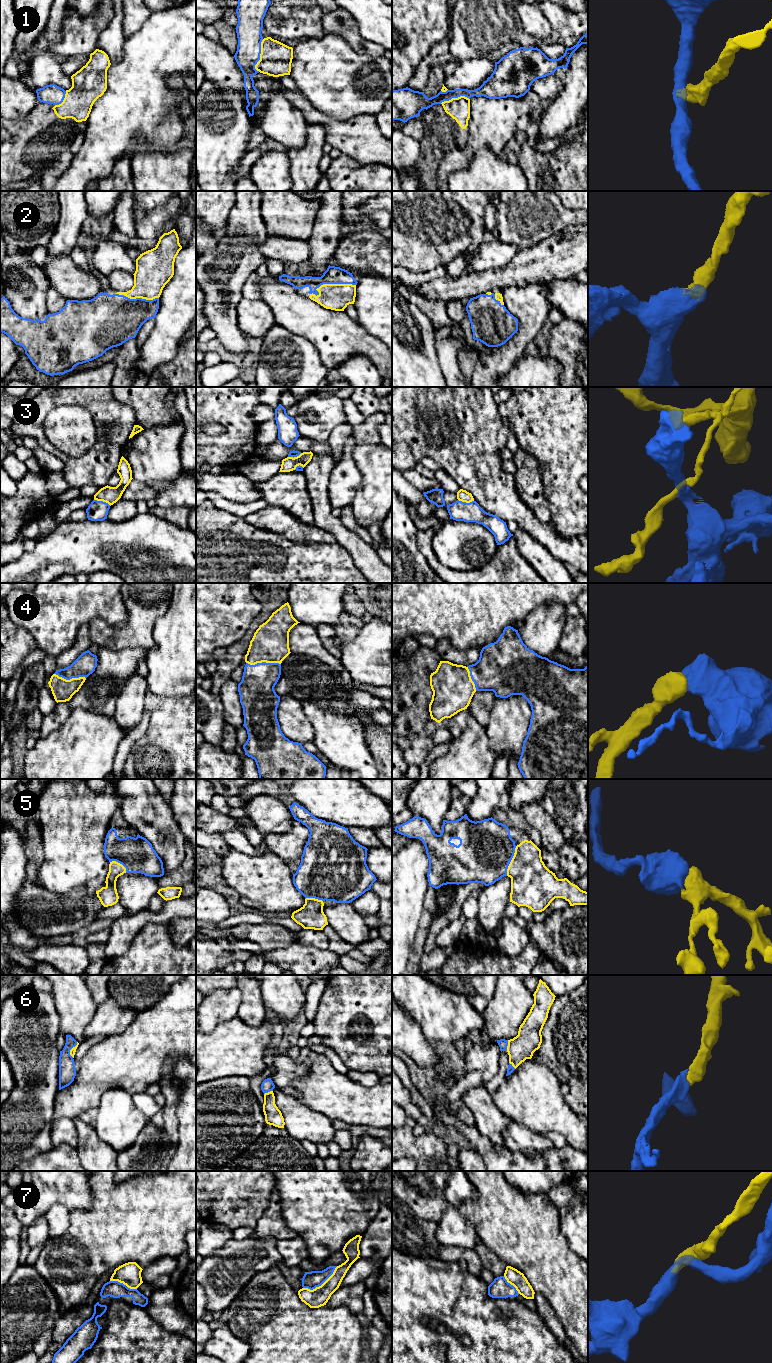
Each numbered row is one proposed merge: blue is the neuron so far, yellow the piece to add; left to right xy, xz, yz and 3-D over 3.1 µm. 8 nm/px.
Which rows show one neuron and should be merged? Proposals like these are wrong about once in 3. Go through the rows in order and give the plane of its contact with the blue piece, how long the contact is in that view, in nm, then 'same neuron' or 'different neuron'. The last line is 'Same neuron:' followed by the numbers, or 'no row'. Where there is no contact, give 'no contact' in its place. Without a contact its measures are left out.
1: contact in xz; length 260 nm; different neuron
2: contact in xz; length 380 nm; same neuron
3: contact in xy; length 140 nm; different neuron
4: contact in xz; length 280 nm; same neuron
5: contact in yz; length 260 nm; same neuron
6: contact in yz; length 90 nm; same neuron
7: contact in xz; length 340 nm; different neuron
Same neuron: 2, 4, 5, 6

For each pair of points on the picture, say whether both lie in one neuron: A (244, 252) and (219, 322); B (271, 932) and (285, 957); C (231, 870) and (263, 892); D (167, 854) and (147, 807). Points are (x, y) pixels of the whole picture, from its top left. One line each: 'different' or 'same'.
A: same
B: different
C: same
D: same

